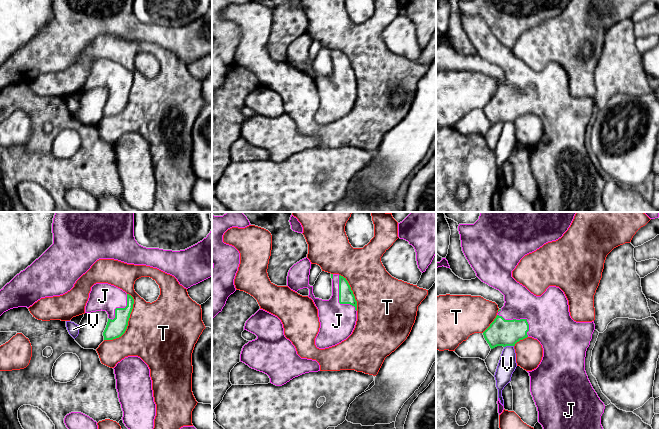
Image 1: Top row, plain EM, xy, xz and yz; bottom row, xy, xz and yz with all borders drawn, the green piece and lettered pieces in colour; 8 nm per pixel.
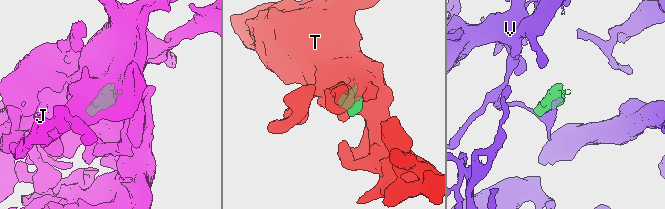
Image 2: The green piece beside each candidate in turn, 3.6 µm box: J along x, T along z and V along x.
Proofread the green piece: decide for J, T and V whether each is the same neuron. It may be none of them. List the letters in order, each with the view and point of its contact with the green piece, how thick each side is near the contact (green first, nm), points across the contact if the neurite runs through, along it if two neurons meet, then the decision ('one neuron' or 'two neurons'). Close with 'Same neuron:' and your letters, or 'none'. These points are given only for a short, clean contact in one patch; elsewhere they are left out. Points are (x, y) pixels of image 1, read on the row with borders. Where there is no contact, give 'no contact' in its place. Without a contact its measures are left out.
J: meets green in xz at (339, 298); 120 nm thick on the green side, 280 nm on the other; one neuron
T: meets green in xy at (127, 323); 150 nm thick on the green side, 480 nm on the other; two neurons
V: meets green in yz at (508, 345); 220 nm thick on the green side, 150 nm on the other; two neurons
Same neuron: J

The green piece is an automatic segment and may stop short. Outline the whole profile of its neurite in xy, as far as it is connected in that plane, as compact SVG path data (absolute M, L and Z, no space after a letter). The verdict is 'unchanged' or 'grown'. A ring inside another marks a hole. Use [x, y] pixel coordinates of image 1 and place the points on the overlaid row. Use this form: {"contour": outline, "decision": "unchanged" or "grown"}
{"contour": "M96 283L91 287L85 313L106 311L108 322L103 336L104 340L113 340L125 333L133 304L133 297L122 289L108 283Z", "decision": "grown"}

